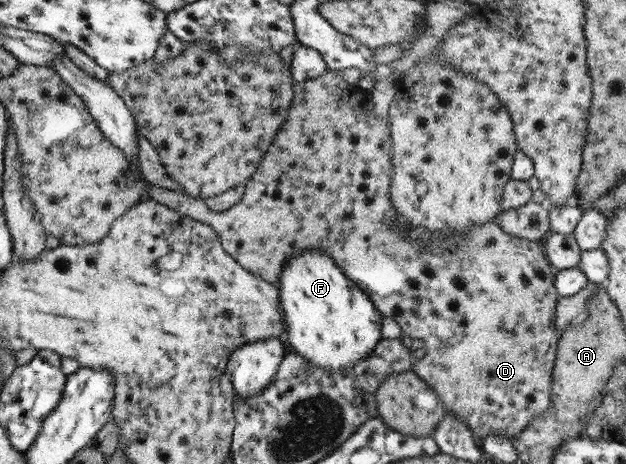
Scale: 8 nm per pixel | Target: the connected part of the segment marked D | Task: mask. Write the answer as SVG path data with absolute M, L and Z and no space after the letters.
M328 68L322 74L316 76L316 78L293 83L292 92L293 98L289 103L289 112L286 116L286 121L282 124L277 136L272 140L270 148L264 152L264 157L258 164L256 171L245 182L242 198L240 201L236 201L234 206L222 212L212 211L202 203L200 198L193 199L186 194L159 186L150 187L148 198L154 200L154 202L158 202L158 204L168 206L170 210L176 210L182 216L188 216L188 218L210 226L226 254L229 254L244 270L250 272L250 274L275 286L277 286L278 276L282 272L284 262L294 252L300 254L304 250L322 250L324 254L328 254L334 260L334 264L342 270L342 274L345 274L346 278L350 278L356 286L362 289L362 292L368 296L372 304L376 307L376 310L383 317L396 321L401 328L401 332L411 339L417 338L418 340L422 340L424 343L423 347L427 350L426 354L413 362L411 372L416 377L422 378L424 383L437 394L445 411L452 414L452 416L456 416L456 418L460 418L460 422L462 420L466 422L466 428L470 430L470 434L472 434L474 440L478 440L478 443L480 443L490 434L496 434L496 436L502 436L502 438L514 438L516 434L520 434L534 418L538 418L550 406L552 366L554 366L556 342L558 342L558 334L554 328L554 308L560 297L556 293L553 285L555 270L546 260L543 249L538 247L536 241L528 241L506 234L496 224L496 218L486 221L482 225L472 225L468 232L443 233L440 230L431 232L429 236L433 237L433 242L429 242L427 245L418 246L414 241L407 240L405 234L401 234L401 230L397 230L393 226L387 226L390 222L394 222L394 218L399 217L400 229L413 228L392 207L390 193L388 193L390 174L393 173L389 121L387 118L377 118L373 114L368 93L360 89L358 85L349 85L346 81L342 80L342 75L338 71Z

